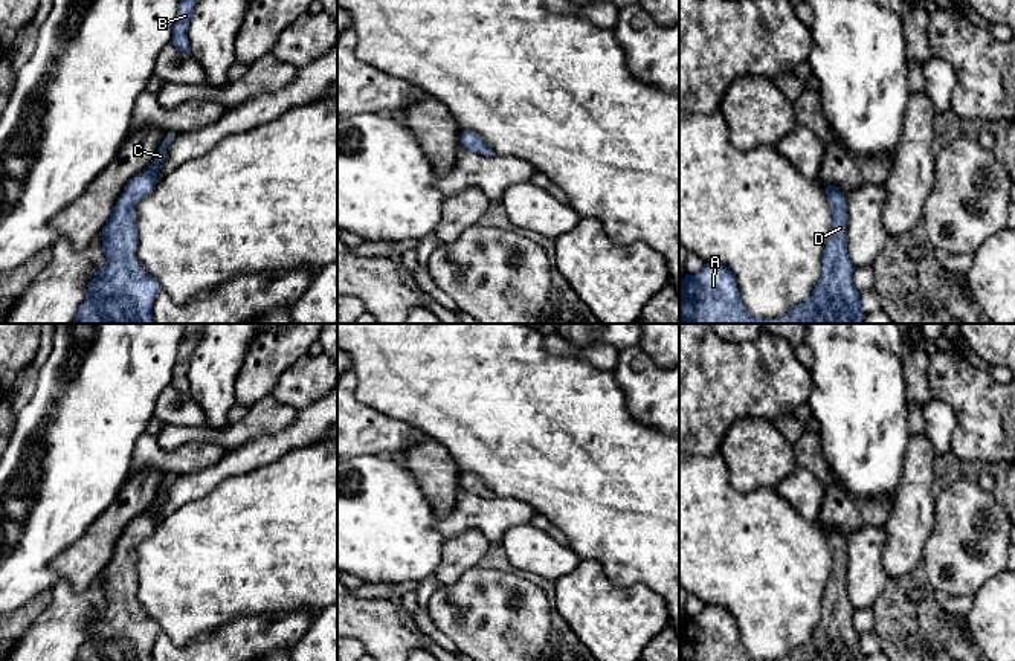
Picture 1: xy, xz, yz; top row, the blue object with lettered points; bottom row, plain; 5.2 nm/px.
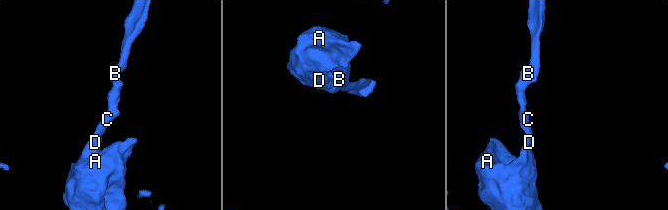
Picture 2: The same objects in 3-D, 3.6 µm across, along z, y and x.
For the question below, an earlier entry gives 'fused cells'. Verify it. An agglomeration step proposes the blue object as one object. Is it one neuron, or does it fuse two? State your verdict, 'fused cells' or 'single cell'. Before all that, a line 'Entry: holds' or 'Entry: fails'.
Entry: fails
single cell

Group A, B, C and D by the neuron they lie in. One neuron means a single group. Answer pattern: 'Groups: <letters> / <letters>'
Groups: A B C D

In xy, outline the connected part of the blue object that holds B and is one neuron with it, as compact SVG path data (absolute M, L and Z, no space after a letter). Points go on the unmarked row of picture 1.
M192 336L185 337L182 340L182 343L179 347L179 353L177 353L176 366L172 369L172 380L171 380L171 385L179 392L188 394L188 395L191 395L191 388L189 388L189 382L188 382L188 368L192 360L194 347L195 347L195 339Z

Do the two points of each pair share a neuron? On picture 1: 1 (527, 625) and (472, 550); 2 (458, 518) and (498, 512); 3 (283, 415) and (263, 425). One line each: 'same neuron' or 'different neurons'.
1: different neurons
2: same neuron
3: same neuron

